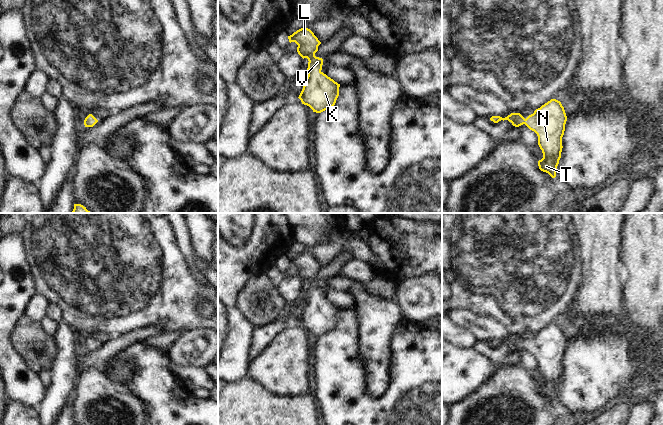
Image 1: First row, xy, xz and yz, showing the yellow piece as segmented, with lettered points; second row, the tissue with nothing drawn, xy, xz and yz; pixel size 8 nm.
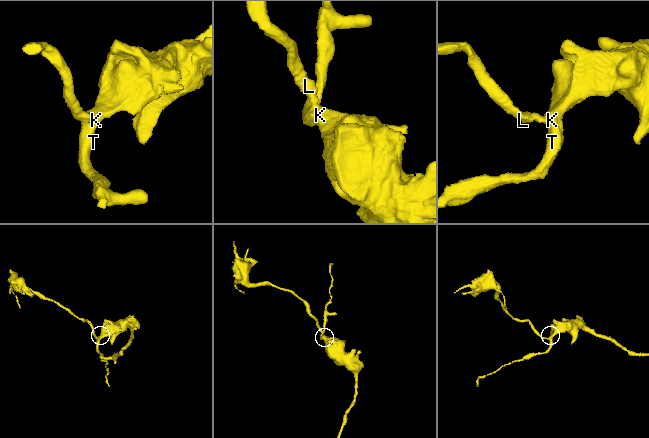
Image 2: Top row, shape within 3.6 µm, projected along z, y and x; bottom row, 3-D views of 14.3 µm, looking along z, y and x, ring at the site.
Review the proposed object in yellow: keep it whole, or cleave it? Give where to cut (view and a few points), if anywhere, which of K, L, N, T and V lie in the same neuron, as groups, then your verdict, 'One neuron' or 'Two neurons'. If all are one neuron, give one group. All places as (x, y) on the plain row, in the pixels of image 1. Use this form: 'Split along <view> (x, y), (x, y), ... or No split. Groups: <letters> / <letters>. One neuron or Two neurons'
No split. Groups: K L N T V. One neuron.

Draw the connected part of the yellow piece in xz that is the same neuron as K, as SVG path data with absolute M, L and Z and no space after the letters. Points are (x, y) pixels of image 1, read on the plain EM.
M308 252L297 254L288 263L298 269L298 278L309 285L308 300L298 322L316 337L332 332L339 320L340 308L321 295L323 283L315 280L321 266Z

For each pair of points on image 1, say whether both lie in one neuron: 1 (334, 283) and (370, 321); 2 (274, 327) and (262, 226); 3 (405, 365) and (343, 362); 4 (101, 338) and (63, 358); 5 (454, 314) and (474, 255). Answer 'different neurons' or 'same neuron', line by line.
1: same neuron
2: different neurons
3: same neuron
4: different neurons
5: different neurons

